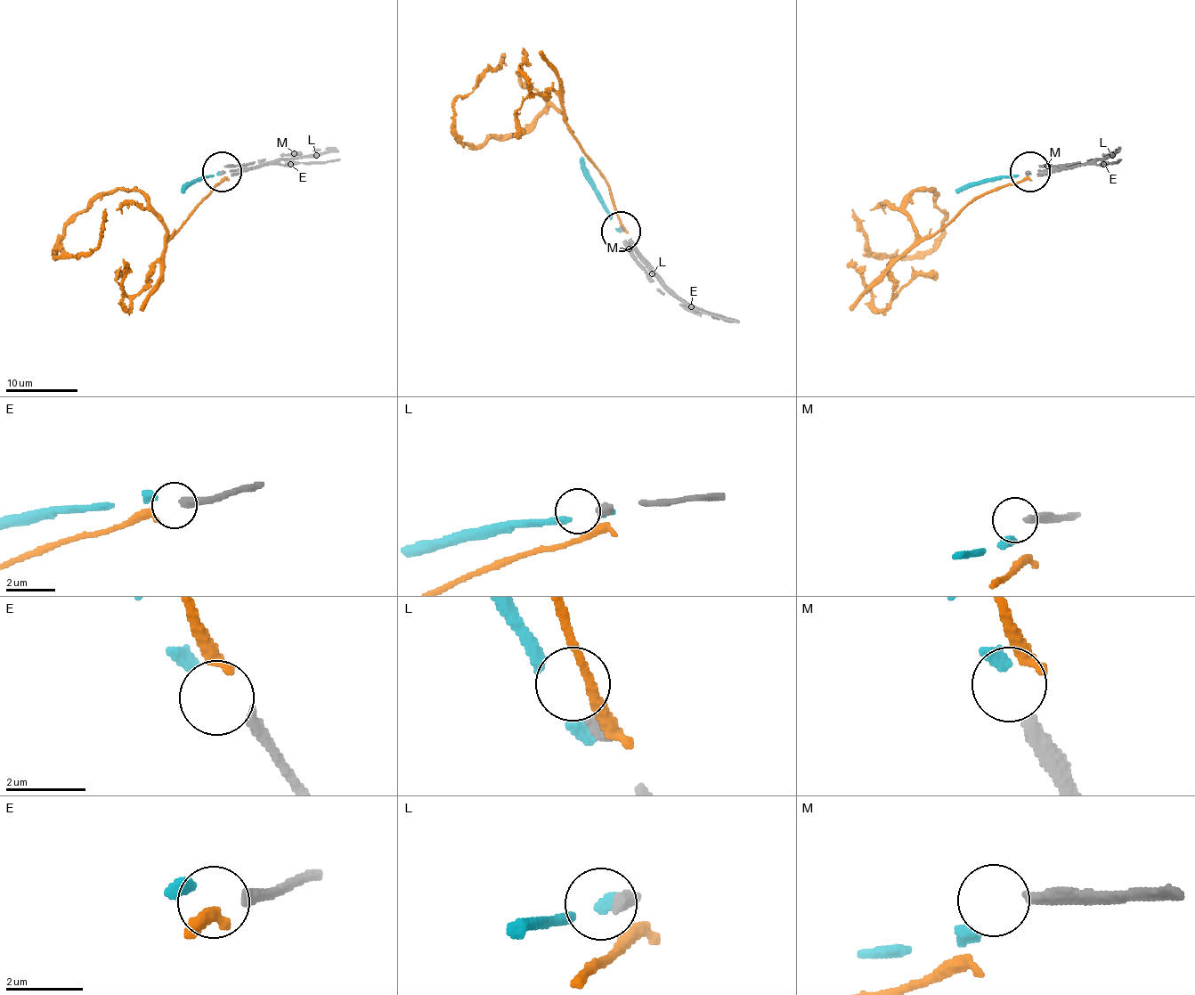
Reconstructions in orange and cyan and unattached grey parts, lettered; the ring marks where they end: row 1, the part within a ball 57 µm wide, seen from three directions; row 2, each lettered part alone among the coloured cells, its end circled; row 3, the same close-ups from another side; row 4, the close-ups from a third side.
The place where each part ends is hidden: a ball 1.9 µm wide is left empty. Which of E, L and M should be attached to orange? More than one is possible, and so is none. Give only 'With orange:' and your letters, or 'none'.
With orange: E

